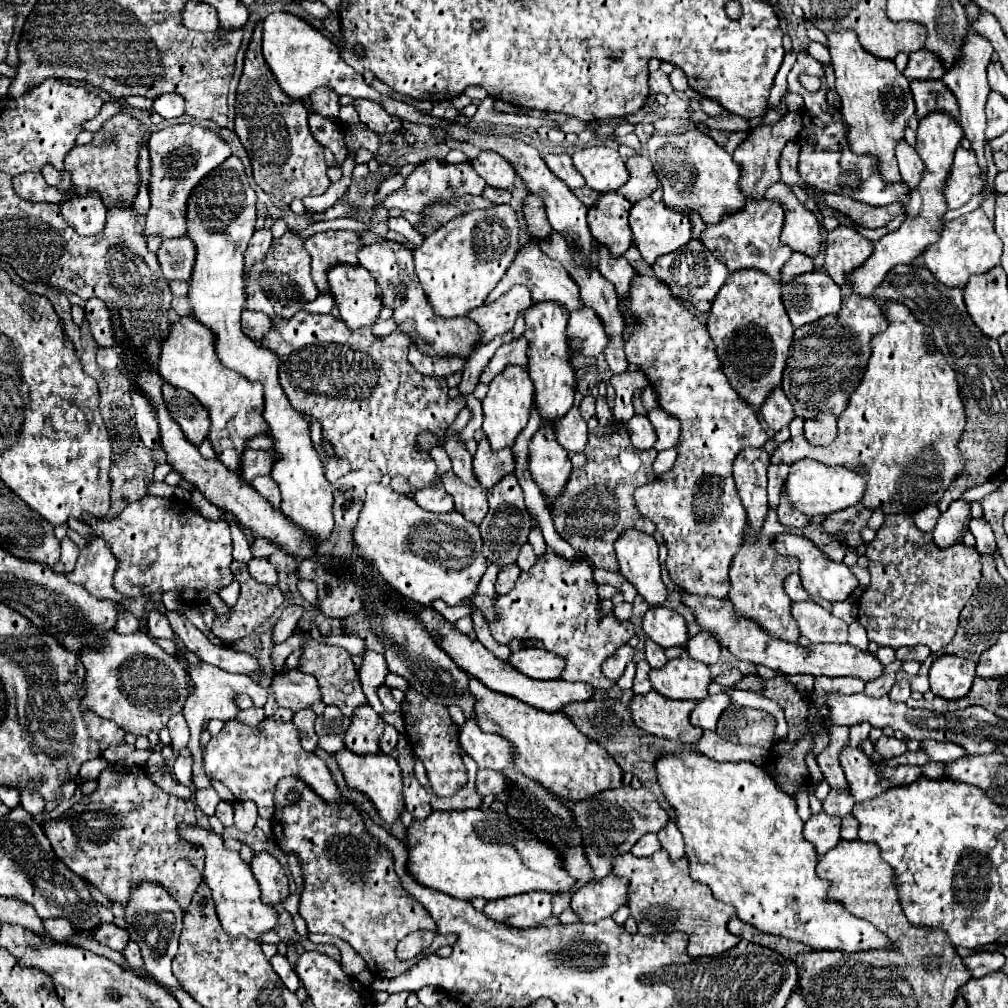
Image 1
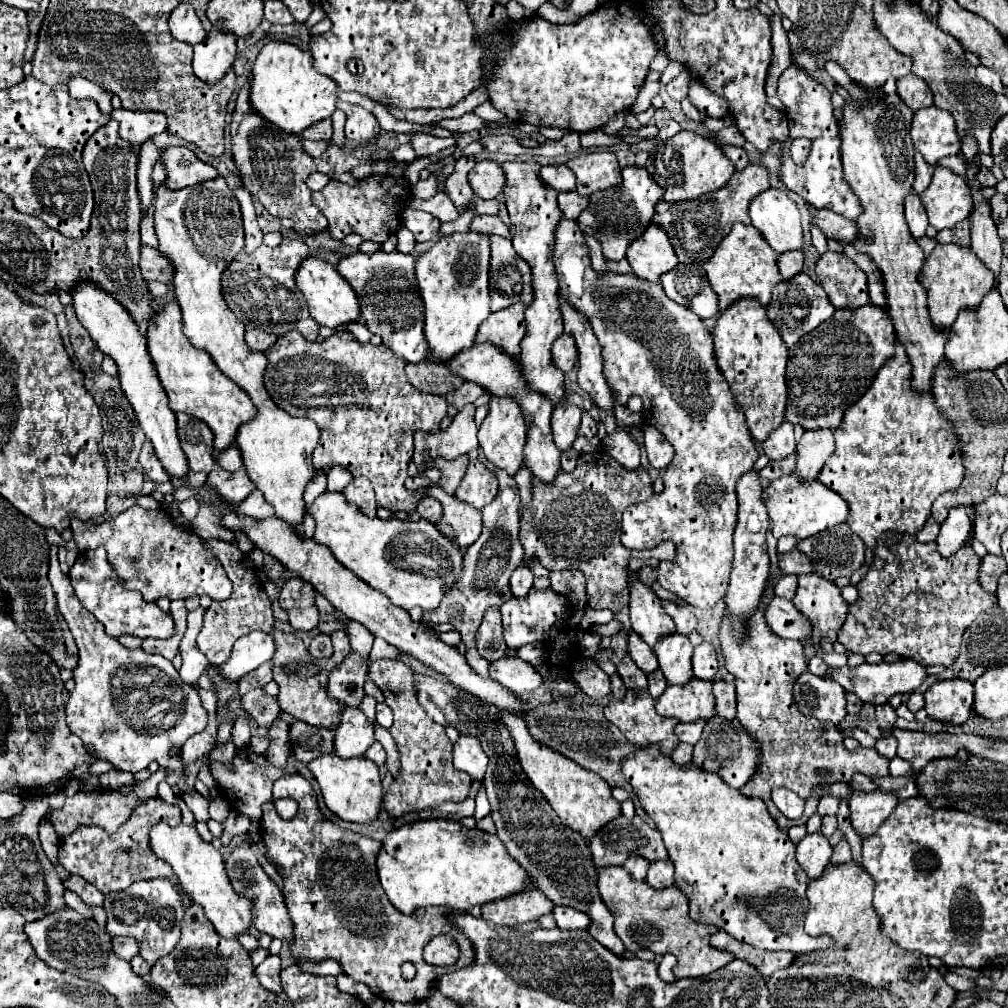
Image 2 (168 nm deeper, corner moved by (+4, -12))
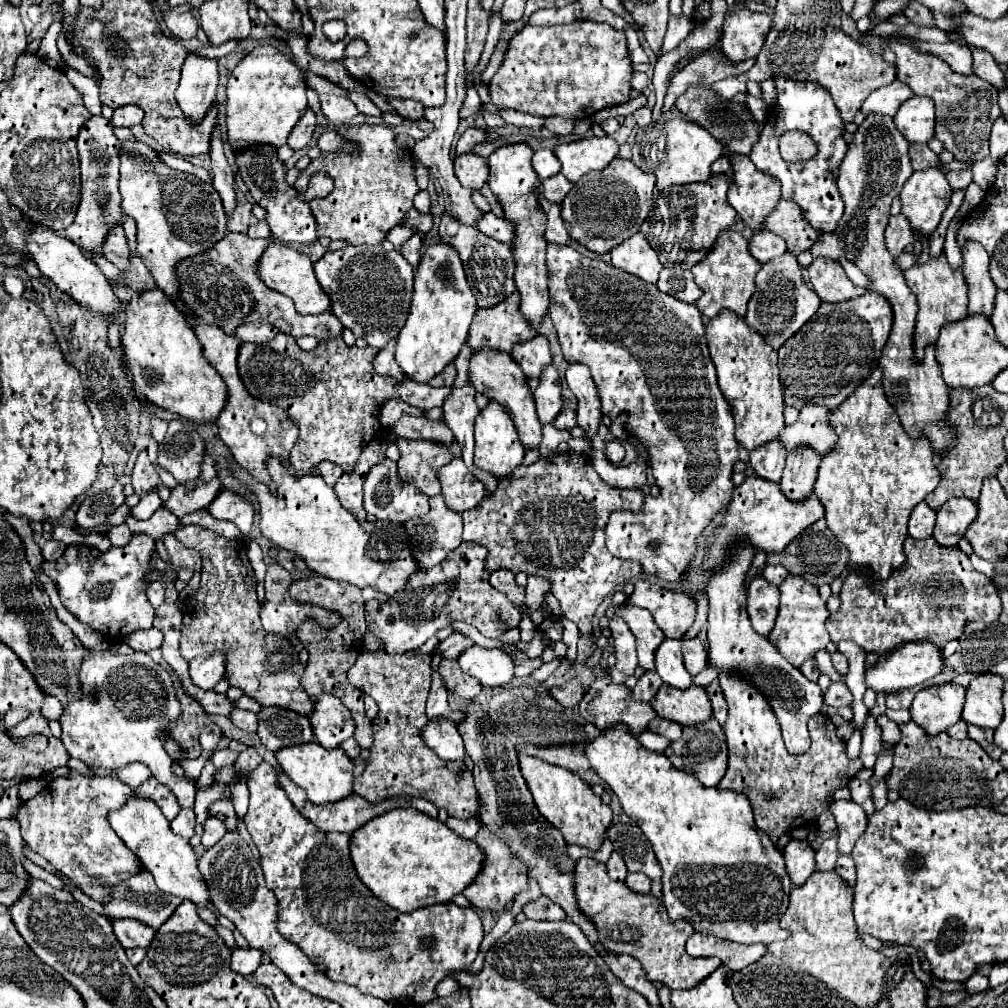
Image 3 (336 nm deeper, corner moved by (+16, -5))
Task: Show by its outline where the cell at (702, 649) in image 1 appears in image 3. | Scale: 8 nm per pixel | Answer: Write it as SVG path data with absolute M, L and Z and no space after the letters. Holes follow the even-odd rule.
M684 639L682 641L682 655L684 655L684 665L690 675L698 675L706 667L706 649L700 639Z

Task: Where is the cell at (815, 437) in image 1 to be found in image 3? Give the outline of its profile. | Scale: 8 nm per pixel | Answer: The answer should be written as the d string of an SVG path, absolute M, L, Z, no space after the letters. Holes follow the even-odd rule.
M800 447L798 451L788 453L786 467L780 481L780 491L790 501L802 501L814 491L816 475L820 467L820 455L810 451L810 447Z

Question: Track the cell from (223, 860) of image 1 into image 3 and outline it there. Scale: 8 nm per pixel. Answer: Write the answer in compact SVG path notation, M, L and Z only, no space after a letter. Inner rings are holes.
M132 793L126 799L124 807L108 813L108 823L112 825L116 835L126 843L126 847L136 853L136 857L142 861L144 869L148 873L152 873L160 891L166 891L180 899L190 899L196 905L208 907L208 903L210 903L208 887L204 883L202 873L198 871L198 859L196 859L188 839L172 833L170 821L160 813L160 809L156 807L156 803L152 803L152 799L144 799L144 797L138 797Z

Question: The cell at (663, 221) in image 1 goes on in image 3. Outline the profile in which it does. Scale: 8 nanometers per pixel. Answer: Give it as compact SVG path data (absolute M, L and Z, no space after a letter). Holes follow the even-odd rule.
M636 233L630 239L626 239L624 243L620 243L618 247L614 247L610 251L610 255L612 255L612 265L616 269L632 273L632 275L644 279L646 283L658 281L662 263L658 261L656 251L648 245L648 241L644 239L642 233Z

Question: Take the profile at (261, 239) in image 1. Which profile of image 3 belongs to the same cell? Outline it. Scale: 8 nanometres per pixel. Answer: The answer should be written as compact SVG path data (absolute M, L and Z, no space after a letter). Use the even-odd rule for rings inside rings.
M216 123L212 131L212 143L210 143L210 159L212 159L212 185L220 193L226 213L232 213L236 207L236 195L234 195L234 175L232 167L228 165L224 157L222 137L220 137L220 125Z

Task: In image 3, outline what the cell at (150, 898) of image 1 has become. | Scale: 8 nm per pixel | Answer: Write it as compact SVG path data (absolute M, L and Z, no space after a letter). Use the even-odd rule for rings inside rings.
M140 871L114 889L114 899L104 909L112 919L140 919L158 929L180 903L180 897L160 891L148 871Z

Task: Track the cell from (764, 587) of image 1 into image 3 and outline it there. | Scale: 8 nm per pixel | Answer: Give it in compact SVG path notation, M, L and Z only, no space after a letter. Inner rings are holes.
M720 671L718 679L728 701L728 719L722 727L728 743L728 771L718 783L718 789L744 793L750 799L756 827L774 843L782 833L814 825L818 815L832 805L834 791L848 785L862 769L862 761L848 759L846 745L836 735L836 726L822 713L814 715L808 723L812 739L810 751L802 755L788 753L778 719L766 697L738 673Z

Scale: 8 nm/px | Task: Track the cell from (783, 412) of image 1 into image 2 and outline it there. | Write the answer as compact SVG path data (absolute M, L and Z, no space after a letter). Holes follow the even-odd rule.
M782 422L764 442L762 448L770 460L782 460L784 456L792 454L796 450L796 440L794 440L794 426L790 422Z

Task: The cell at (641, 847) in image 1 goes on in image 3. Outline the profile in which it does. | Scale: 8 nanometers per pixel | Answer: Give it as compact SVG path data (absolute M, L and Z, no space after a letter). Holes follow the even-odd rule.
M612 853L612 857L608 859L608 863L606 863L606 867L608 867L608 875L614 879L614 881L624 881L626 879L626 865L624 865L624 861L622 861L622 855L620 853Z

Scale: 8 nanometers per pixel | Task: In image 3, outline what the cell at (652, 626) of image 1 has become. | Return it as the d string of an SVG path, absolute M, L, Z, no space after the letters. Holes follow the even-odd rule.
M666 639L656 651L656 673L664 683L676 689L688 689L692 685L692 675L686 671L680 653L680 641Z

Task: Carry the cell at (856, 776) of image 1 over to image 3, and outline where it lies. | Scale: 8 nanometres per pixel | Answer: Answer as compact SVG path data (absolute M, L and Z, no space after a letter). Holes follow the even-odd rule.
M834 801L830 811L838 823L838 853L850 855L866 829L866 813L854 801Z

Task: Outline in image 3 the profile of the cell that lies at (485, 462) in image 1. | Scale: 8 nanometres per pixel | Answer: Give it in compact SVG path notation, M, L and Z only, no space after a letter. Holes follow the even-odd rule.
M460 457L452 459L448 465L440 467L436 473L442 485L444 503L456 513L464 513L480 503L484 497L484 485L468 471Z

